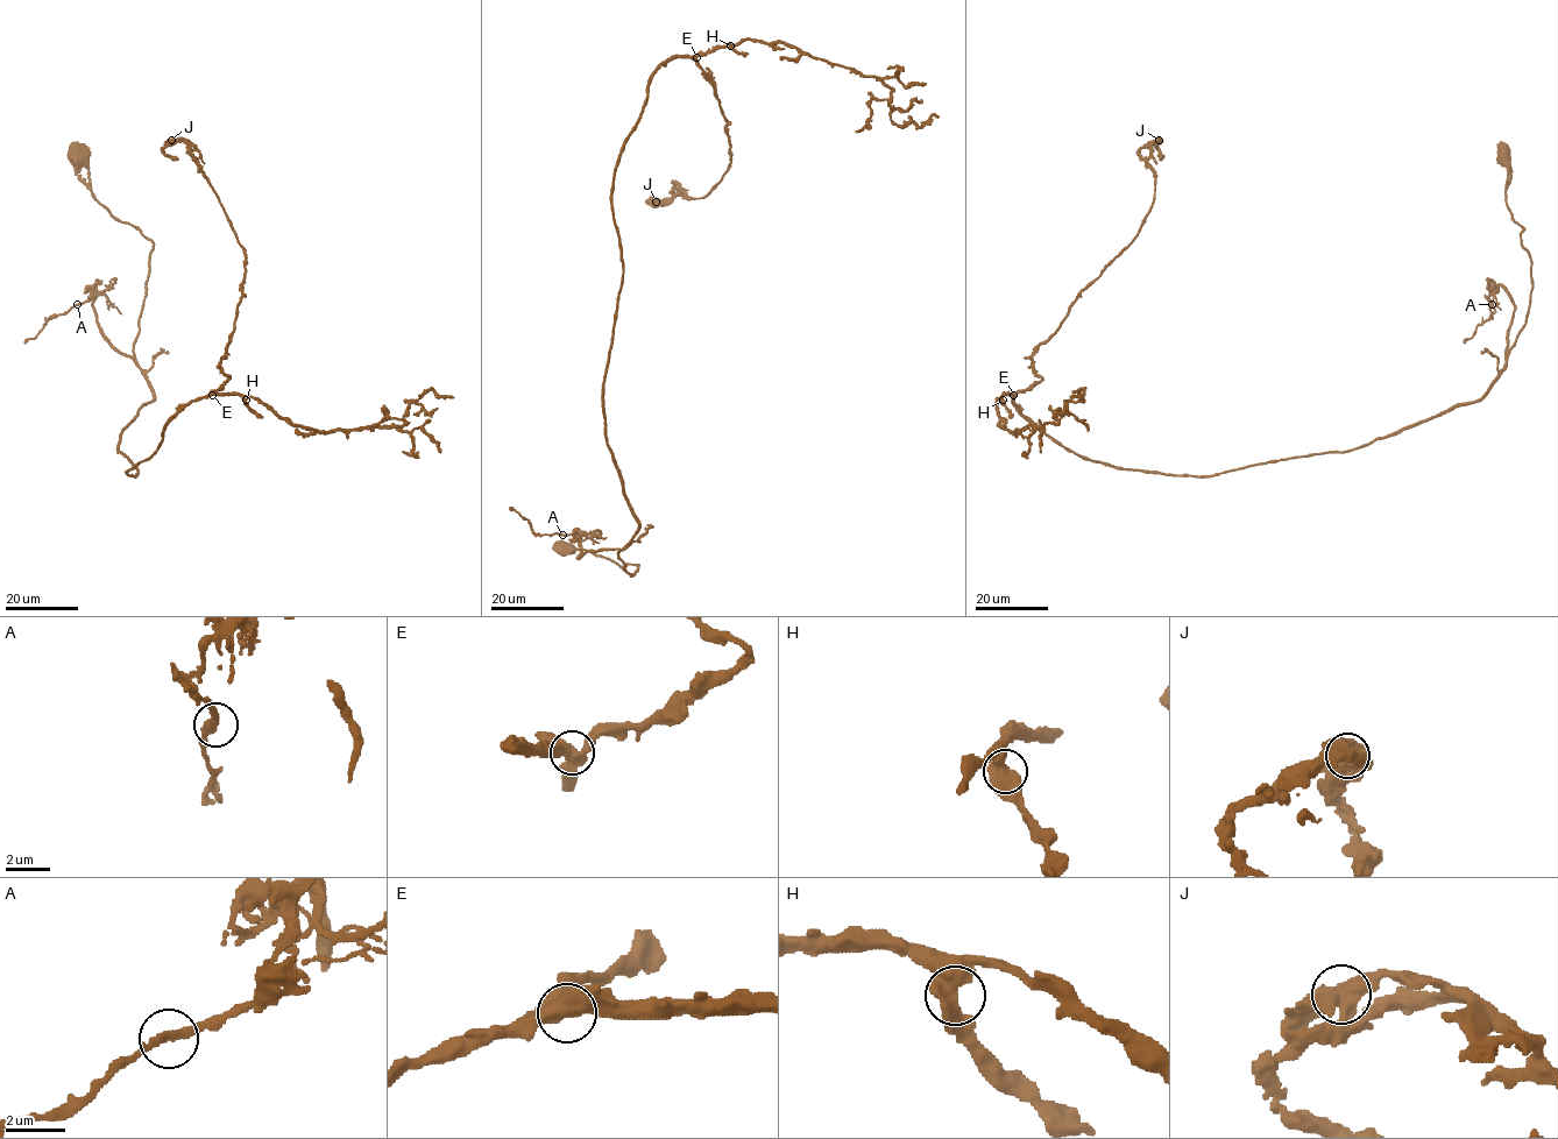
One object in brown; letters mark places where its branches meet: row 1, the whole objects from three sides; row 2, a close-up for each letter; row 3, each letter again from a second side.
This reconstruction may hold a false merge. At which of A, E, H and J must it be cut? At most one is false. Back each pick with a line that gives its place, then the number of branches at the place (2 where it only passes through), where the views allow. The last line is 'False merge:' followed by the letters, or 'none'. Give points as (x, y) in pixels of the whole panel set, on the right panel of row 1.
J: Place: (1159, 140). Branches: 2
False merge: J

